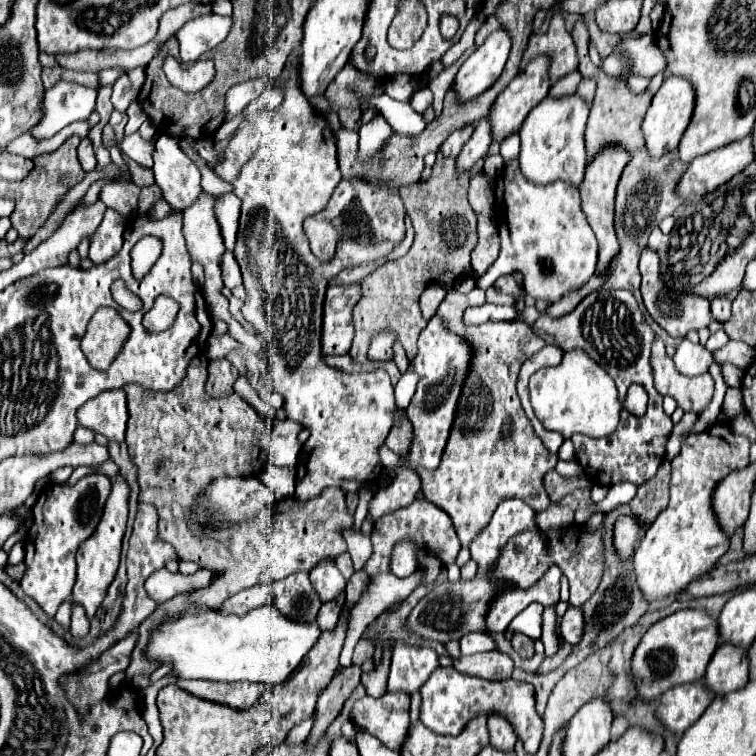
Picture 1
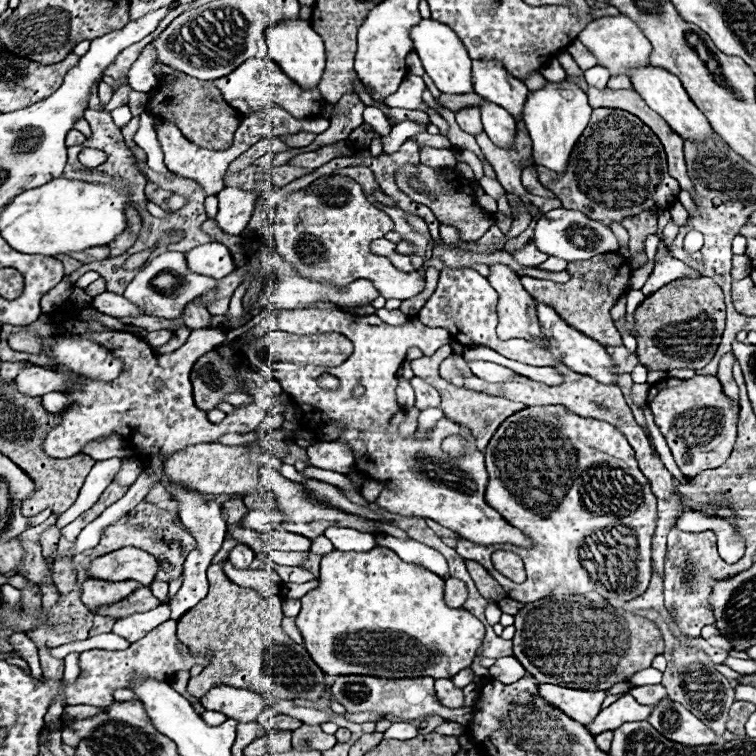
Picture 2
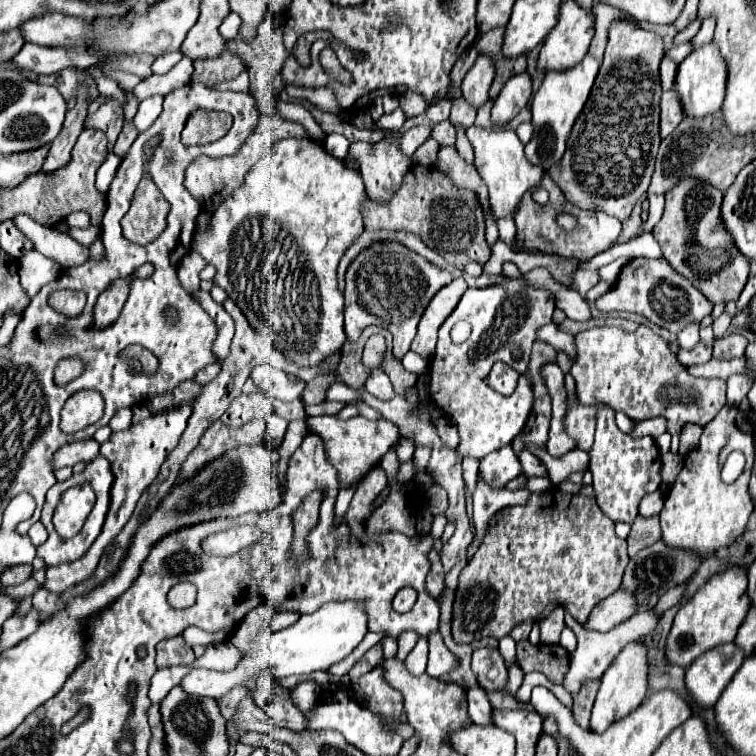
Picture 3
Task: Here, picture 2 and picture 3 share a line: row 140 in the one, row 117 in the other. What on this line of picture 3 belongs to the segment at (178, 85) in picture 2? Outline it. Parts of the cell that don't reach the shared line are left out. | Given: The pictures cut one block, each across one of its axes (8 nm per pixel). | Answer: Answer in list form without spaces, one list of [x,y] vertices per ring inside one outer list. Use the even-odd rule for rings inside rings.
[[[198,110],[196,114],[192,114],[192,118],[188,118],[186,128],[182,132],[182,142],[188,146],[194,144],[208,144],[214,142],[216,138],[222,138],[232,126],[232,116],[224,114],[224,112],[206,112],[206,110]]]

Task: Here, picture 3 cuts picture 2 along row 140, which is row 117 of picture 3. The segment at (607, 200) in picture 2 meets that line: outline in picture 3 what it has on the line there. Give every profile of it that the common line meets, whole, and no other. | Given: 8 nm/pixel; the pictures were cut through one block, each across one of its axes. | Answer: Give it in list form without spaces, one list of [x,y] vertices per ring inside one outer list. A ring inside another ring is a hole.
[[[620,20],[612,24],[604,62],[596,76],[594,88],[590,92],[584,110],[580,112],[570,138],[566,140],[566,152],[560,162],[556,162],[548,172],[550,178],[564,192],[568,202],[578,208],[602,210],[618,220],[626,220],[640,200],[640,196],[648,190],[654,162],[660,148],[660,60],[664,58],[664,42],[654,32],[642,30],[628,20]]]

